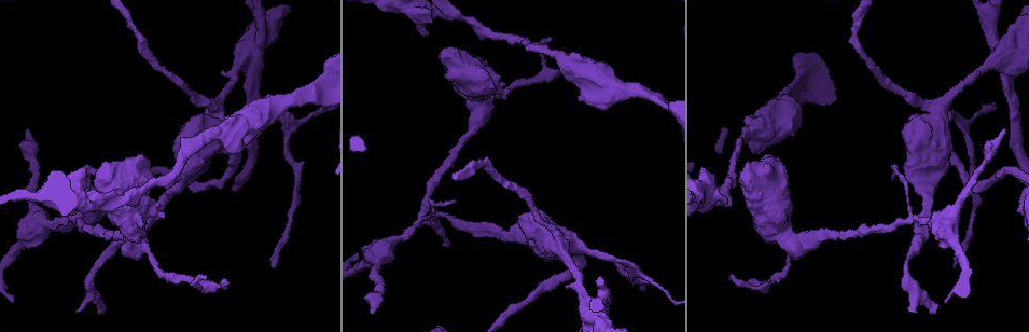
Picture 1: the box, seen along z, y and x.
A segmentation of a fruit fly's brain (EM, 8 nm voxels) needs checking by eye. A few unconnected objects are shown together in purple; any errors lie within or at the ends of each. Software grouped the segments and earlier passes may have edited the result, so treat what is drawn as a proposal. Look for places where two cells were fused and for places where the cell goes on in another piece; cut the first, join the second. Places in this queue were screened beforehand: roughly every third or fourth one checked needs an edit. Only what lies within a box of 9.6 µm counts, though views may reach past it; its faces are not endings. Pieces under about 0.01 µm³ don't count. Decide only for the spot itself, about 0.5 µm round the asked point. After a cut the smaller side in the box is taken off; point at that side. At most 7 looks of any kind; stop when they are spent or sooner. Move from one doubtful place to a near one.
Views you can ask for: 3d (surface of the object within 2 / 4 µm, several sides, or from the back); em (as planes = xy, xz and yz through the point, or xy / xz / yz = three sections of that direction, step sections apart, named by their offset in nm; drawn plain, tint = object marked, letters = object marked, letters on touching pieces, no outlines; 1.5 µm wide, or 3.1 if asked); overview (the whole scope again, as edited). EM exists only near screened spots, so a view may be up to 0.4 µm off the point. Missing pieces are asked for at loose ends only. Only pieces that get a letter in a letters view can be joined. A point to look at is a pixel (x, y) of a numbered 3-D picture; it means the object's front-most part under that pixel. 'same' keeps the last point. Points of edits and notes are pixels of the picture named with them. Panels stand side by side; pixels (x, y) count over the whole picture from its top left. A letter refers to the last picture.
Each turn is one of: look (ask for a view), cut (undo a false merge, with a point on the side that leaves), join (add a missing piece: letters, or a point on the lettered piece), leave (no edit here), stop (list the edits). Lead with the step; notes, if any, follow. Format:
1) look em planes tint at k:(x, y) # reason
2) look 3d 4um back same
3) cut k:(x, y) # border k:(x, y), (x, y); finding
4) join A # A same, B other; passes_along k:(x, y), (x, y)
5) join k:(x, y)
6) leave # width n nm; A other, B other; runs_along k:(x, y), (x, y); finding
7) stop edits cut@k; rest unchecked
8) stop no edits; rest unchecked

look 3d 2um at 1:(730, 275) # tapers out

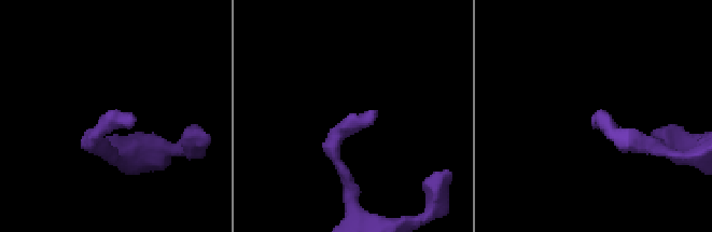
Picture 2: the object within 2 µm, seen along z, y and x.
look em planes letters at 2:(132, 115) # now the EM

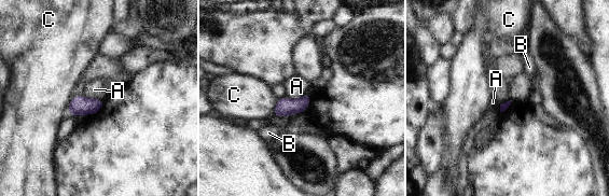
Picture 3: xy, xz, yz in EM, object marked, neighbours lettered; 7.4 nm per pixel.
leave # longest_contact A 160 nm; A other, B other, C other; none of them fits

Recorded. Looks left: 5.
look em xz step 8 tint at 1:(472, 133) # thick turns thin

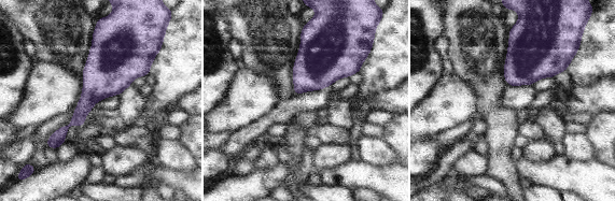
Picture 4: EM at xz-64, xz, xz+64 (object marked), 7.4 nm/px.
look em planes tint same

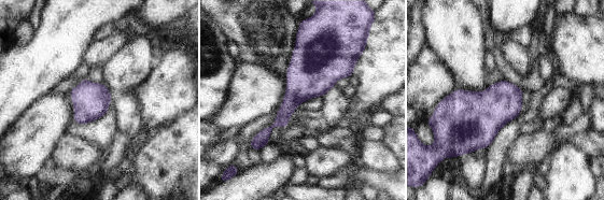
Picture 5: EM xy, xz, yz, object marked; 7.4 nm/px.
look em planes letters same

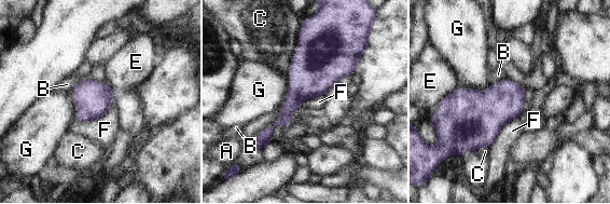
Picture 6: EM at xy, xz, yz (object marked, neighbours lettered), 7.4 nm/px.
leave # A other, B other, C other, E other, F other, G other; border 6:(106, 81), (110, 108), (77, 122); one cell here

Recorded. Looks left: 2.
look 3d 4um at 1:(78, 220) # arms part here

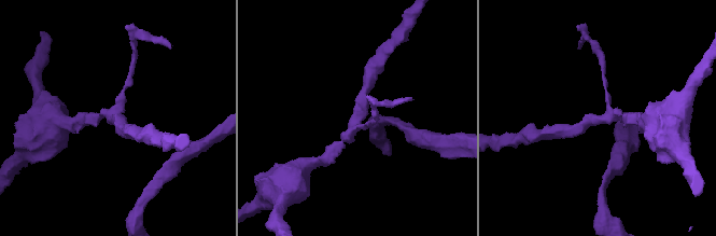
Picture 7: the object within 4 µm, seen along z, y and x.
look em planes letters at 7:(355, 125) # arms 3; now the EM

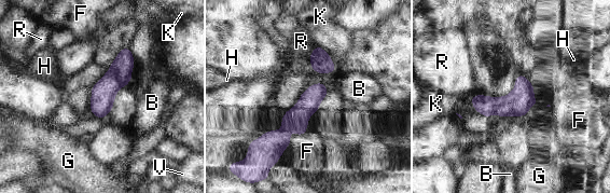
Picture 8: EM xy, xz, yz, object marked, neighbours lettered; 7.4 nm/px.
leave # longest_contact F 260 nm; B other, F other, G other, H other, K other, R other, V other; border 8:(127, 46), (120, 51), (106, 72); continuous, no second cell

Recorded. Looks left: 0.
stop no edits; rest unchecked

